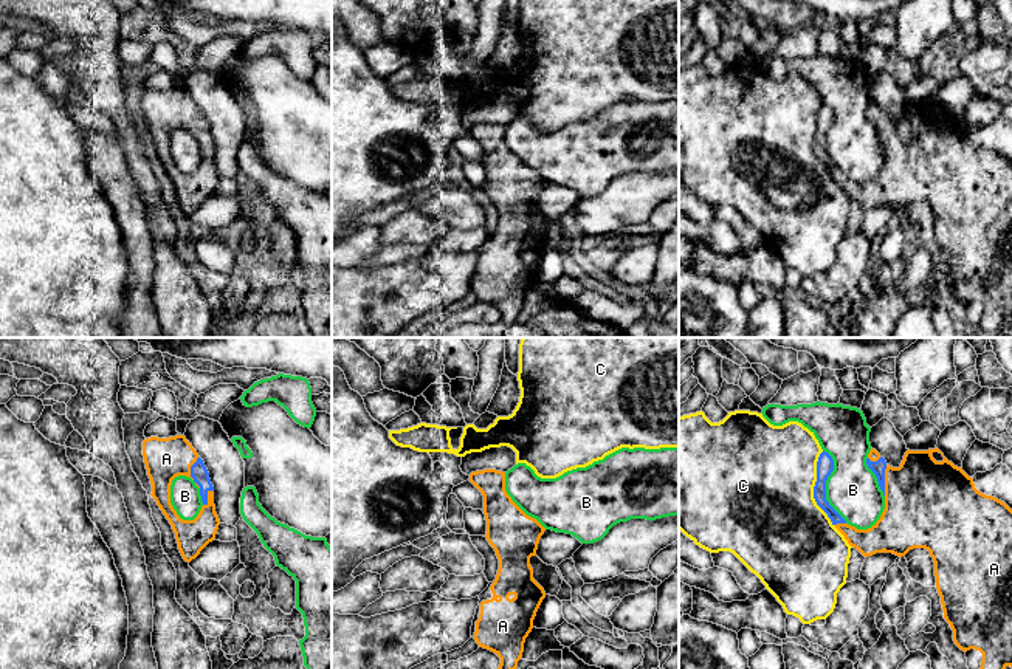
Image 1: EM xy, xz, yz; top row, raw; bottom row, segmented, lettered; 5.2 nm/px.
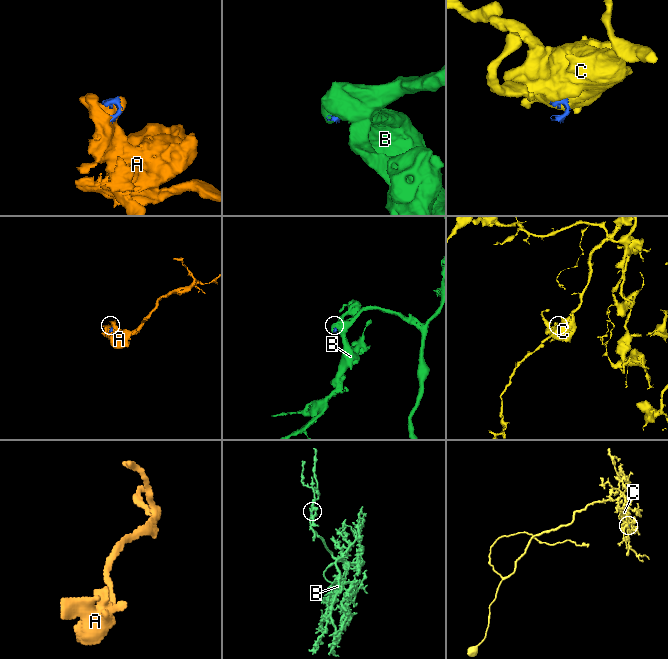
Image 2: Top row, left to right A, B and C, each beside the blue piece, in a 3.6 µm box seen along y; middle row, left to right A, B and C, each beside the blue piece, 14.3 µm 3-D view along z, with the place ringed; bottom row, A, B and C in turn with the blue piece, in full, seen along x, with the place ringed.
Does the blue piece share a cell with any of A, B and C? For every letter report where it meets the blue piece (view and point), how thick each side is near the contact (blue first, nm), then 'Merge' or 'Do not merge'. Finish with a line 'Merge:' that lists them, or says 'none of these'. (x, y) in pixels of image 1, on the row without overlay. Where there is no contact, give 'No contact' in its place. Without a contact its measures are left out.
A: Touches blue at yz (884, 133). Thickness 70 nm (blue) against 440 nm. Merge
B: Touches blue at yz (825, 140). Thickness 90 nm (blue) against 280 nm. Do not merge
C: Touches blue at yz (814, 141). Thickness 90 nm (blue) against 500 nm. Do not merge
Merge: A

